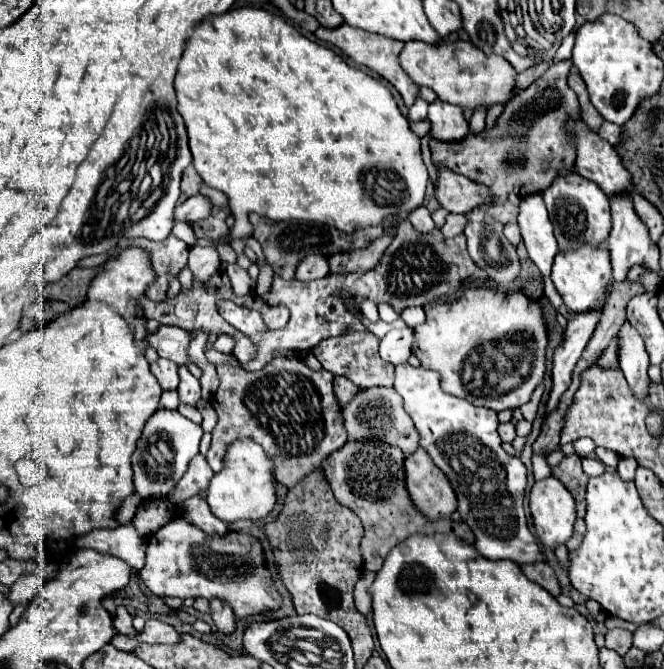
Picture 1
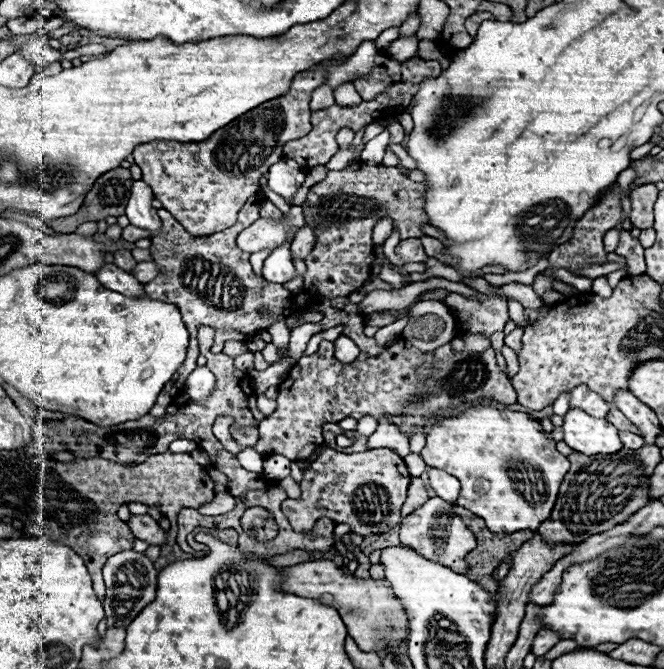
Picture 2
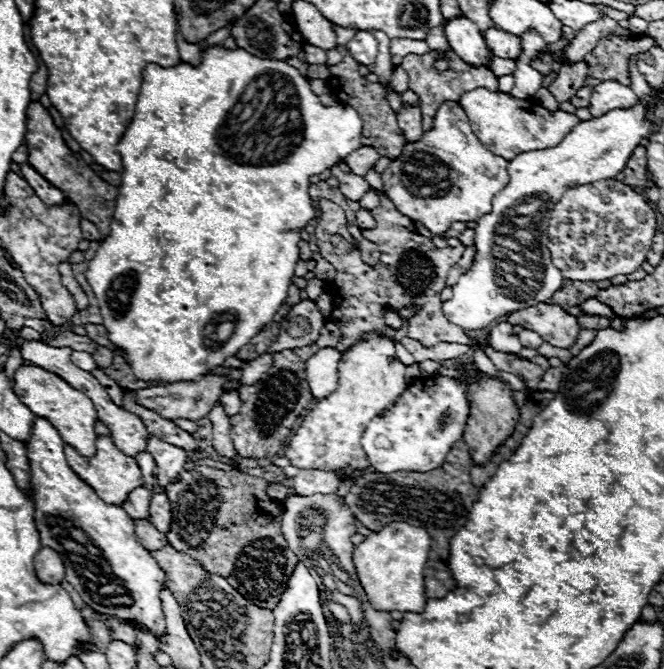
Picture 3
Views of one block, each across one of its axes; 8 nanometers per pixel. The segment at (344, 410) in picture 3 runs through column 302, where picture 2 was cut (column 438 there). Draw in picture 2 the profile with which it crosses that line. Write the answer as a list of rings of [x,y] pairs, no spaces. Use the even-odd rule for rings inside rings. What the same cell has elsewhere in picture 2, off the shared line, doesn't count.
[[[474,406],[458,416],[434,422],[428,432],[422,458],[428,466],[440,468],[460,480],[462,490],[456,504],[480,516],[490,532],[498,536],[514,534],[526,528],[536,530],[540,522],[550,516],[560,482],[570,468],[566,456],[556,450],[556,442],[544,434],[538,418],[496,406]]]

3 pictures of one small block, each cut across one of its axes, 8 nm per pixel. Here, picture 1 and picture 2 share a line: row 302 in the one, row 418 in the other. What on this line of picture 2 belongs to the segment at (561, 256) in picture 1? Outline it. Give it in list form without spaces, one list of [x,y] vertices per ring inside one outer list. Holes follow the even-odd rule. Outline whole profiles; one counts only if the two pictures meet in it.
[[[570,410],[564,416],[564,442],[586,456],[614,454],[622,450],[618,430],[604,418],[586,416],[582,410]]]

